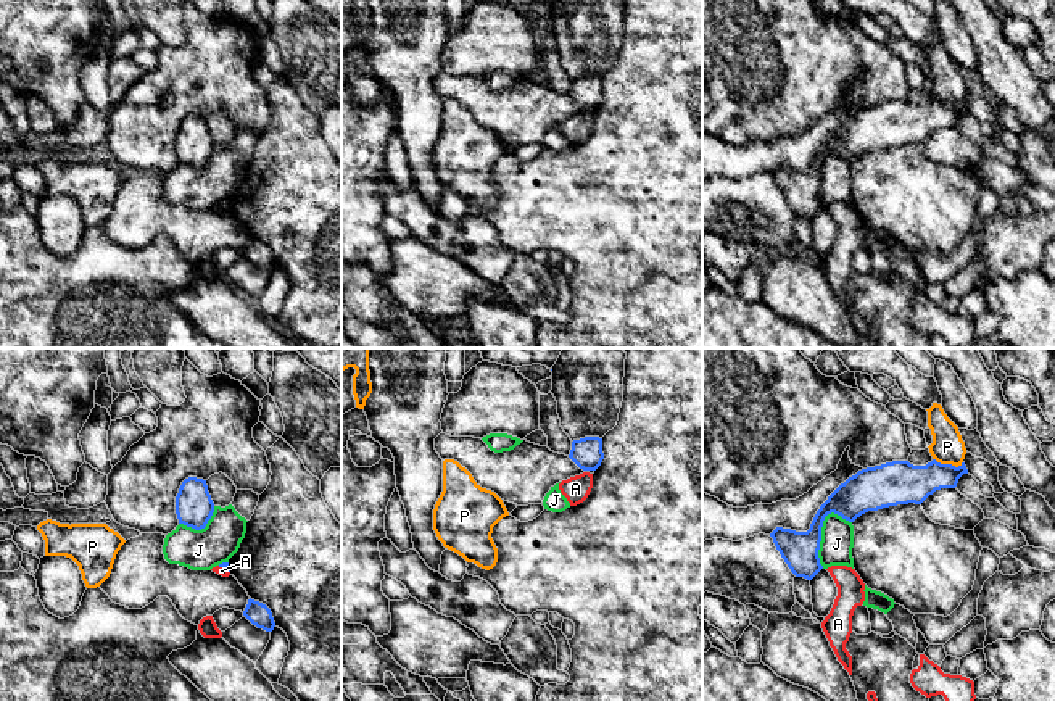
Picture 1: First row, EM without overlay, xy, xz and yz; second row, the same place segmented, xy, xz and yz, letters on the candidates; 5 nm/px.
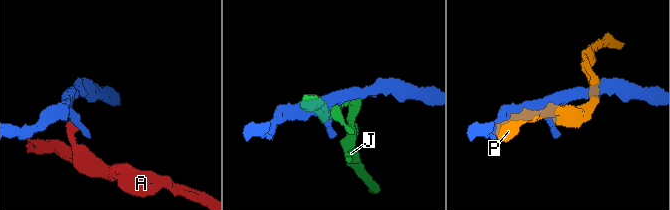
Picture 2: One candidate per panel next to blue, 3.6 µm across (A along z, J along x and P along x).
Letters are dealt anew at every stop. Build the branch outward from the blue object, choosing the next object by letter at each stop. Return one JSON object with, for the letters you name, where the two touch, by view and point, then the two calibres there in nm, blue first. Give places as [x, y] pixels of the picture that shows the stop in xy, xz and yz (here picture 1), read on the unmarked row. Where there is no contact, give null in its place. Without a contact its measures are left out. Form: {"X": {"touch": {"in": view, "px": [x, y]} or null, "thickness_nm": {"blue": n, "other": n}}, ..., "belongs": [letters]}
{"belongs": []}

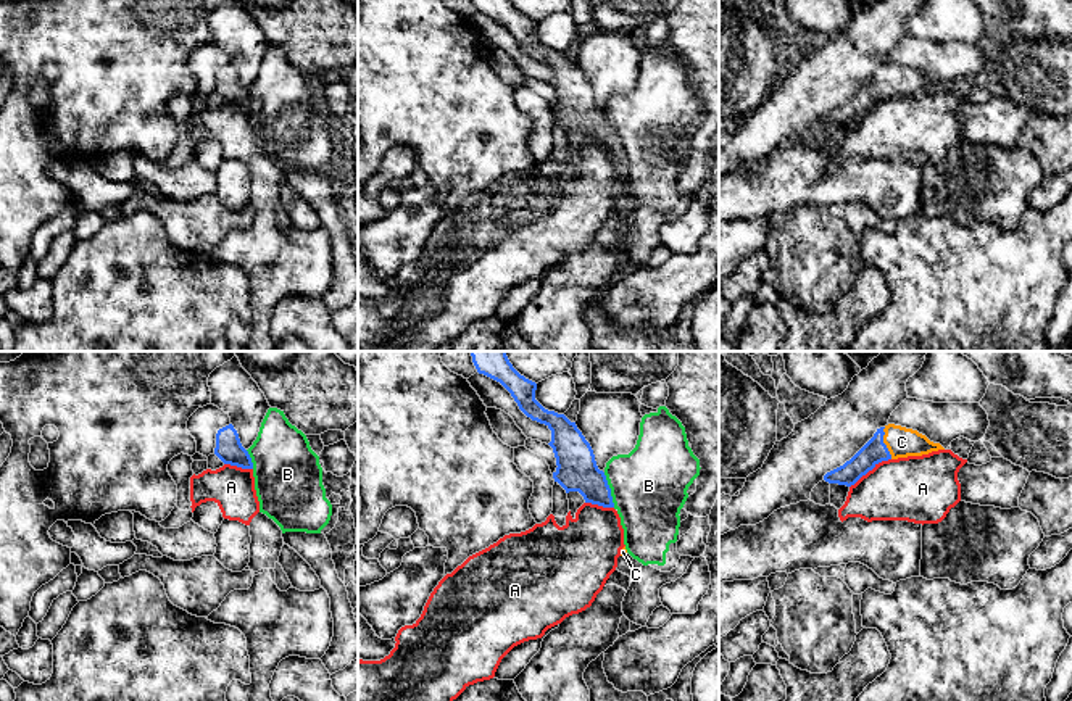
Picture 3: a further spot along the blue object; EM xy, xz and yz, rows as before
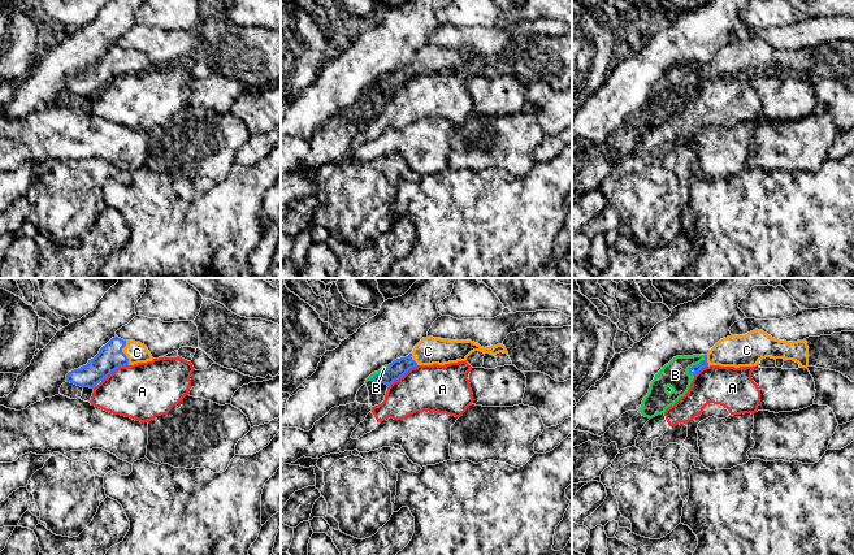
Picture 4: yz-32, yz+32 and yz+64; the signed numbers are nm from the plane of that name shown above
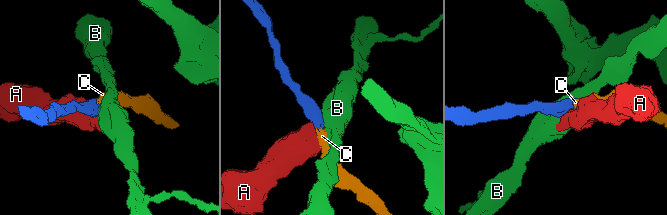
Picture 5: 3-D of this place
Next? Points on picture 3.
{"C": {"touch": {"in": "yz", "px": [884, 82]}, "thickness_nm": {"blue": 120, "other": 150}}, "belongs": ["C"]}

